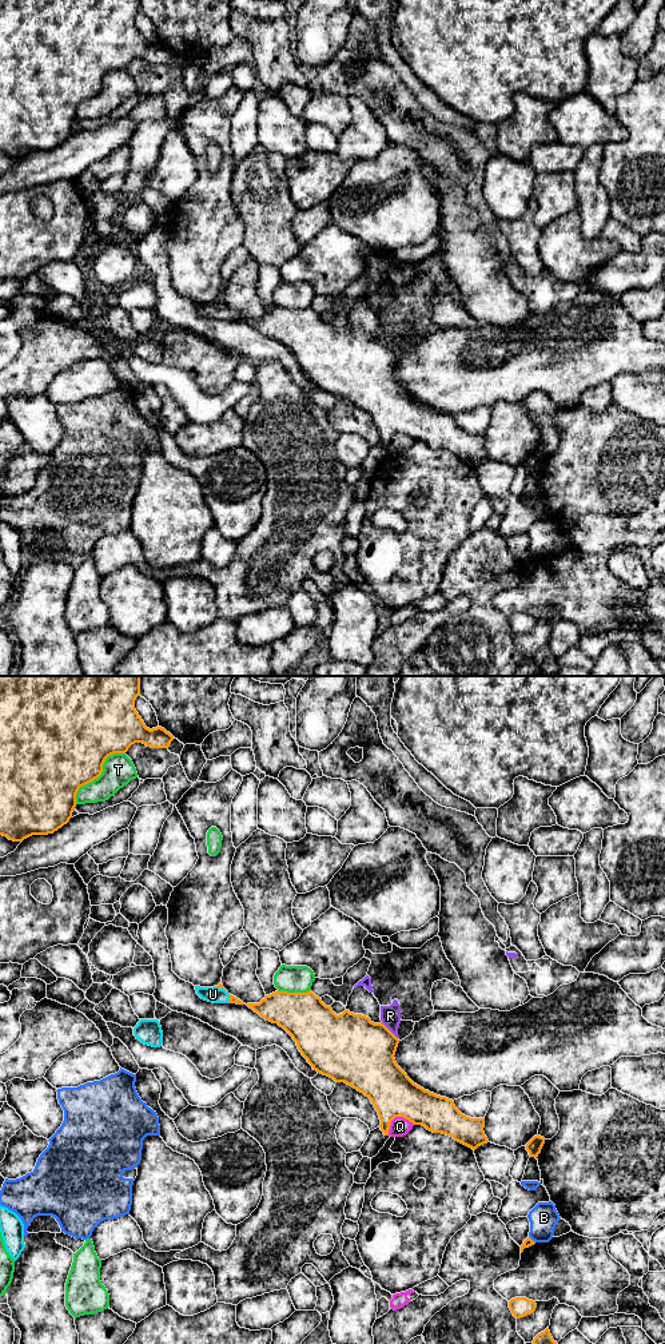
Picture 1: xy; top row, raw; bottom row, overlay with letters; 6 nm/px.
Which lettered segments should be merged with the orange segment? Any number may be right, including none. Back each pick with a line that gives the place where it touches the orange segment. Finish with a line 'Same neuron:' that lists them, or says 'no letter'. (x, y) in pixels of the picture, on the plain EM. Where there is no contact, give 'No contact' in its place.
U: Touches orange at xy (226, 306)
Same neuron: U

